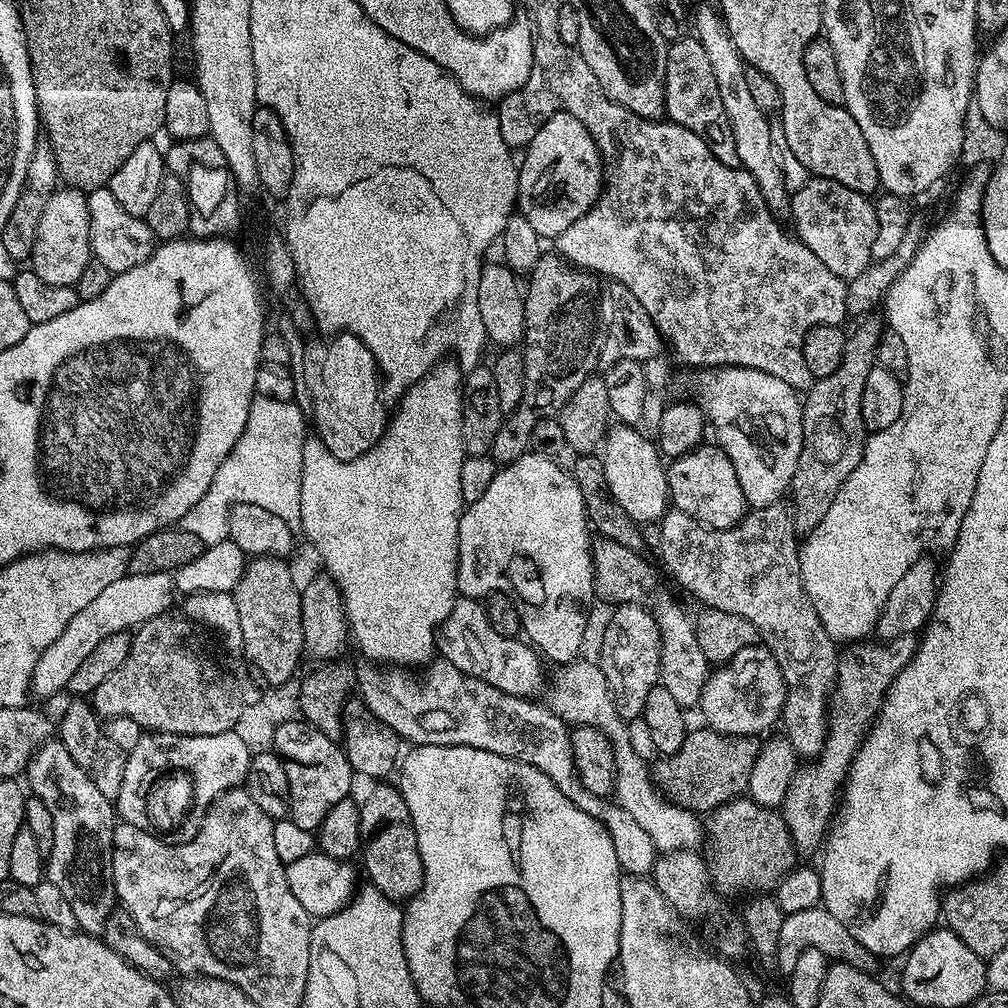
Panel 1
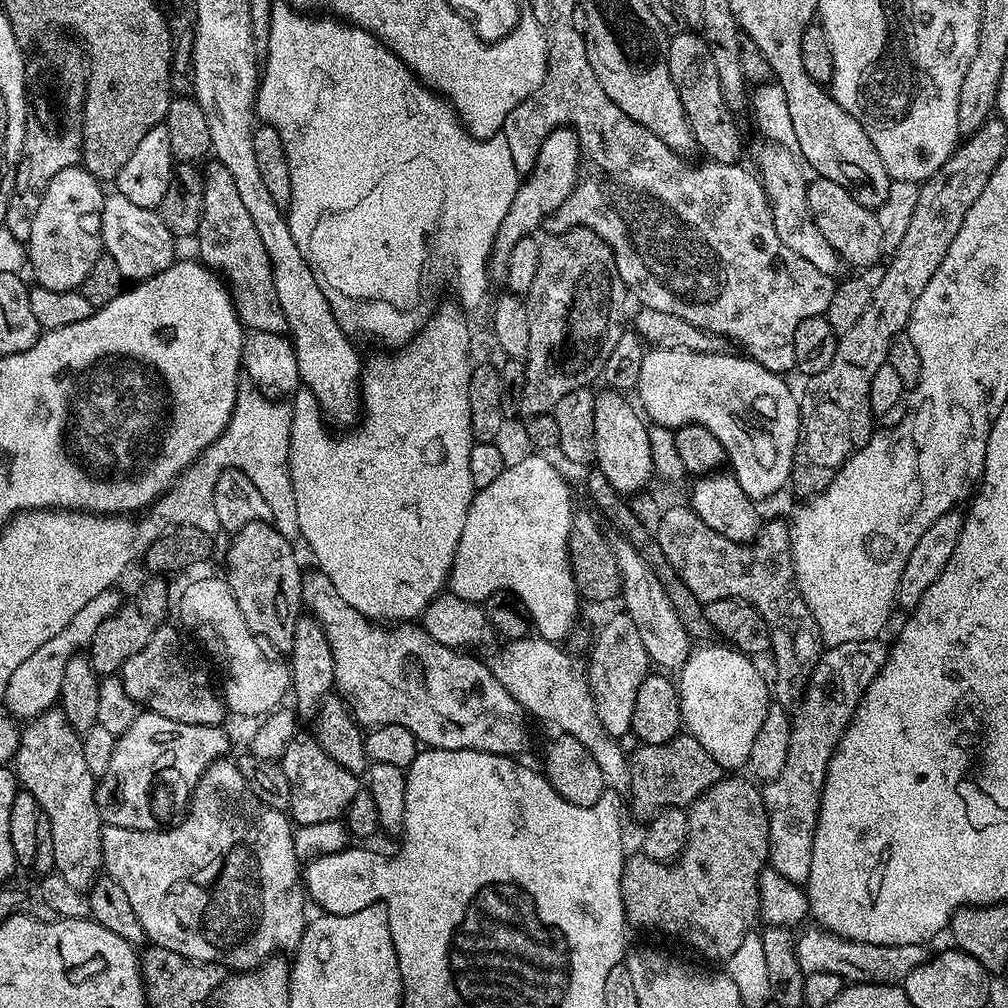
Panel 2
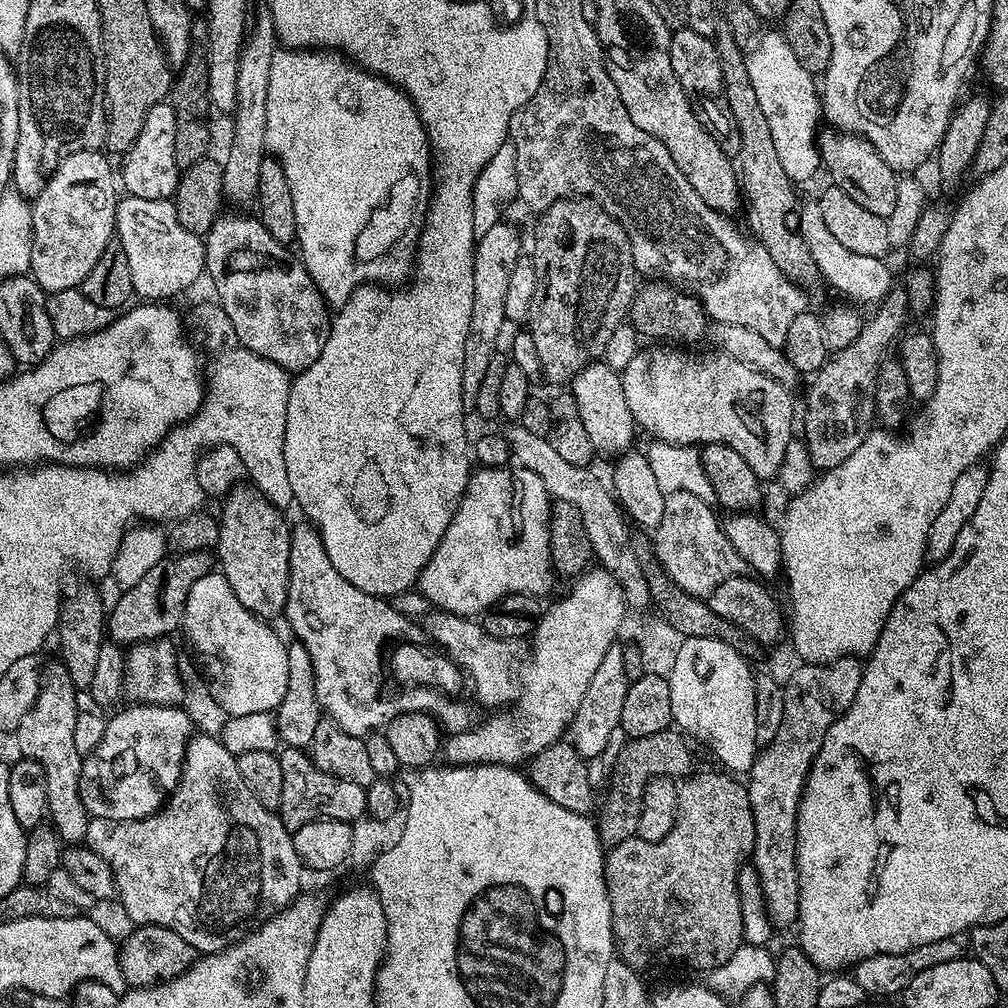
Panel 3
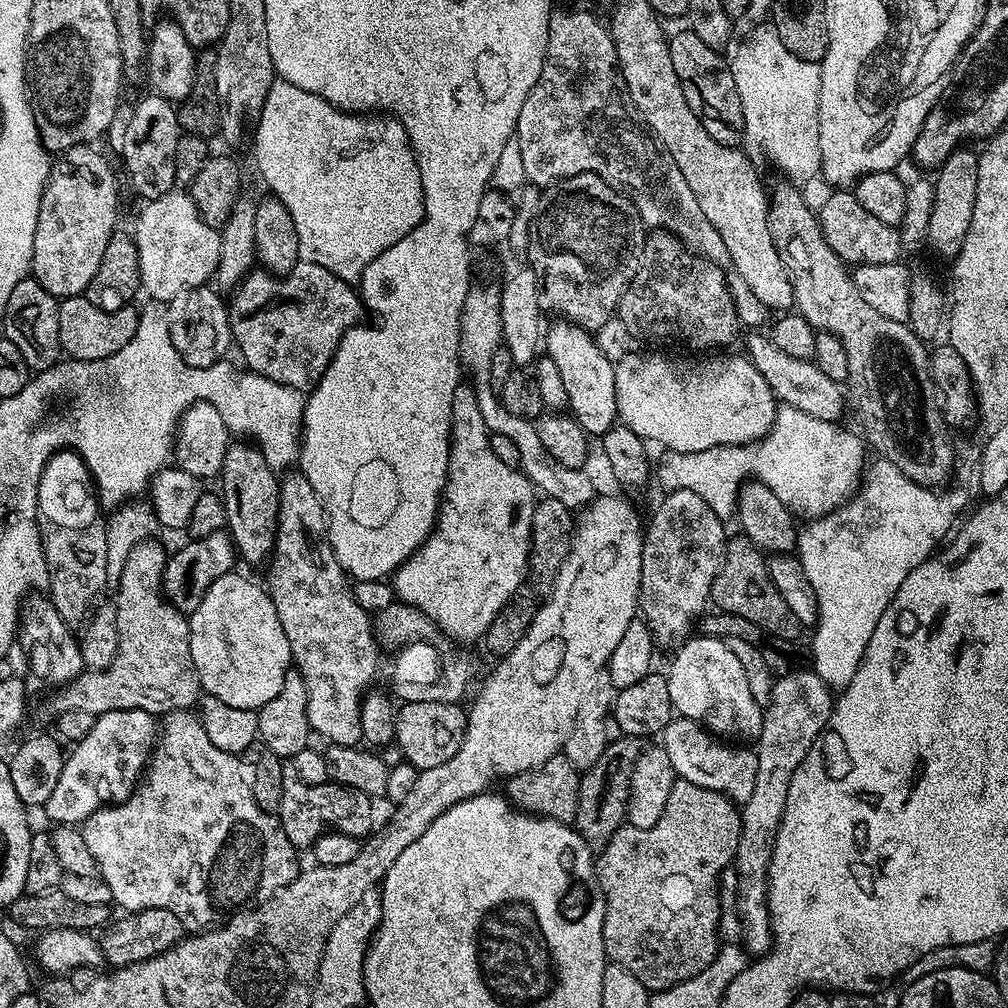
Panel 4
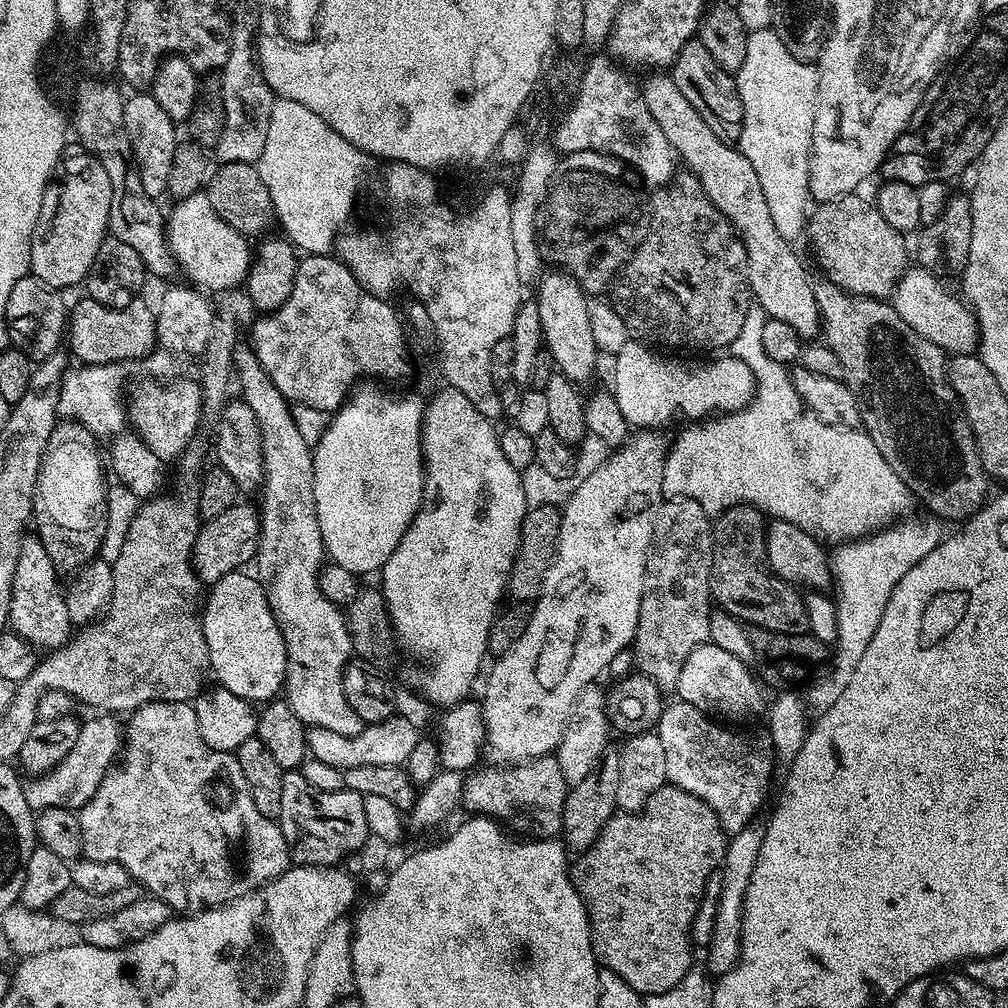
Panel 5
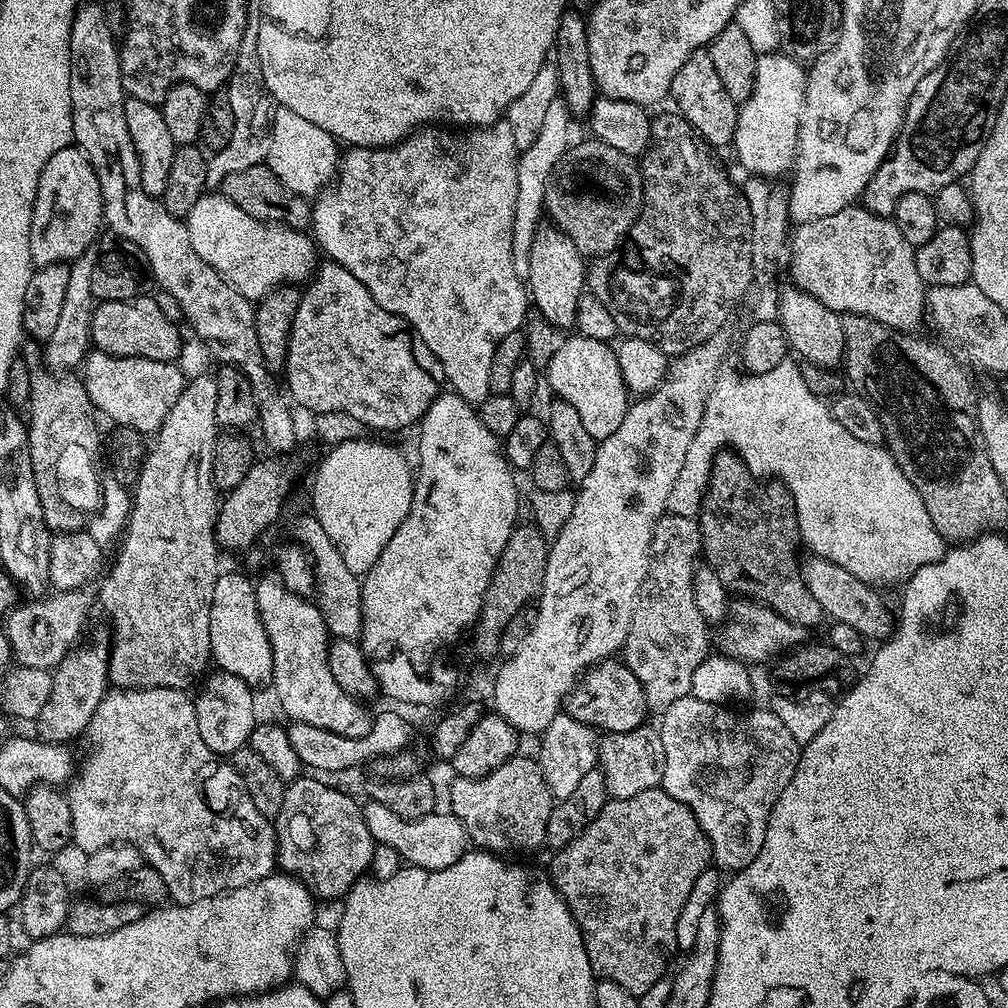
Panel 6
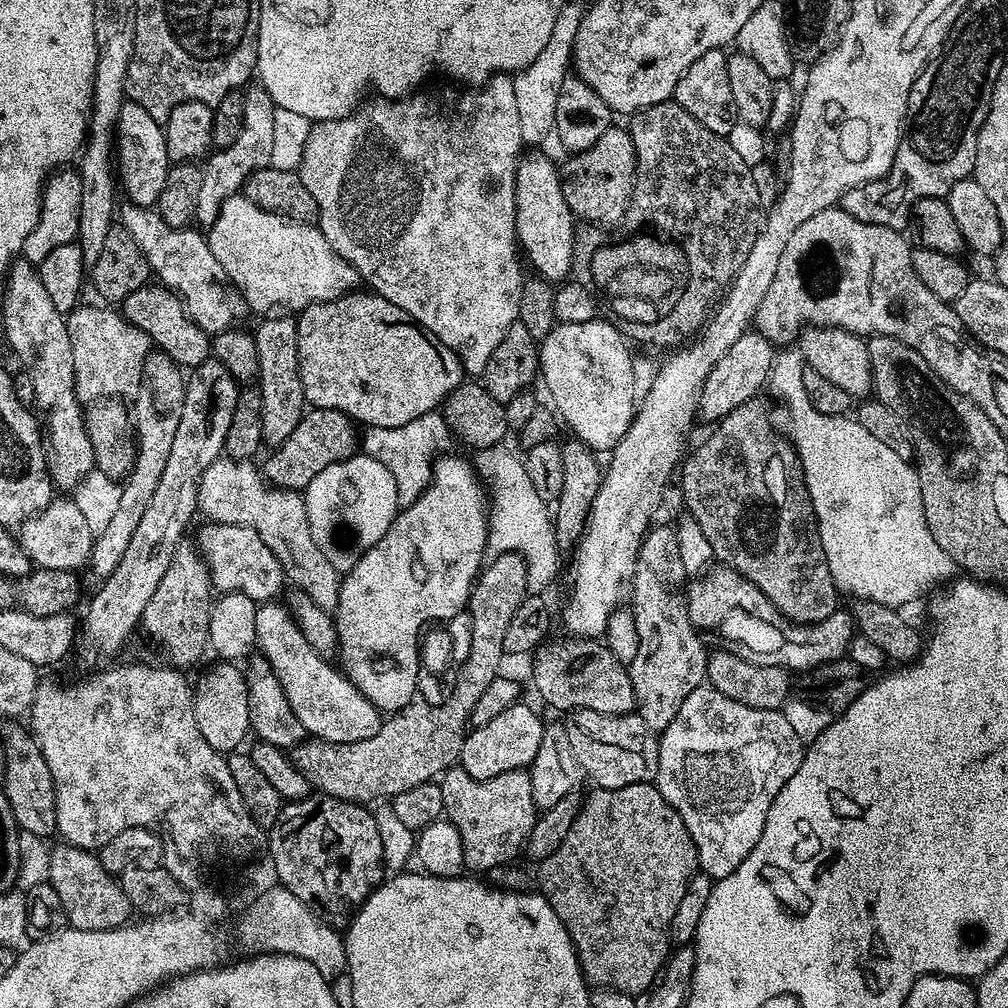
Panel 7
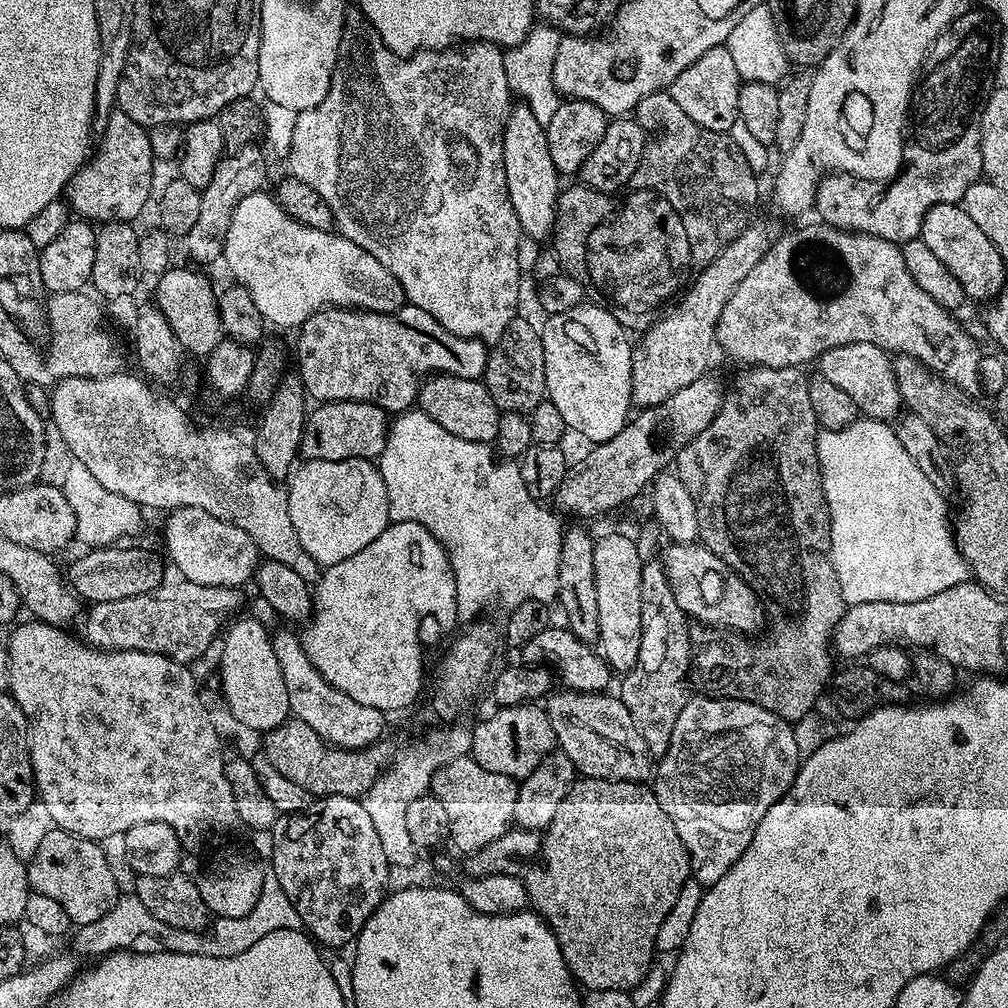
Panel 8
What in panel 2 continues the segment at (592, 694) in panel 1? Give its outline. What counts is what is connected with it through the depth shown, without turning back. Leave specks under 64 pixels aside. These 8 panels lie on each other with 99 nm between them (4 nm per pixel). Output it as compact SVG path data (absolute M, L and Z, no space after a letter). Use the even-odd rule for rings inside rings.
M539 638L508 640L501 646L500 652L493 654L490 667L494 678L506 686L510 698L517 700L525 713L553 724L563 735L578 738L578 742L594 754L594 762L598 762L598 770L602 770L605 785L617 794L627 793L632 783L628 769L630 760L626 752L624 756L624 748L620 745L623 743L608 735L602 722L598 722L585 665L581 661L579 664L570 653L560 648L563 647L559 643Z

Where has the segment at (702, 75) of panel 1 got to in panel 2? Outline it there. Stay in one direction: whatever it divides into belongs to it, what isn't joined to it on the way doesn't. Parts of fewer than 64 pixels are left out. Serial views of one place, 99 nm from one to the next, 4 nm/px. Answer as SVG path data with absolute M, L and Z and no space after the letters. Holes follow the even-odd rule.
M696 30L675 33L668 41L668 65L670 78L682 98L682 106L692 127L699 151L704 151L709 161L718 164L739 164L740 151L744 144L740 141L740 128L732 117L733 109L724 102L722 82L718 82L718 69L714 67L714 57L703 35Z

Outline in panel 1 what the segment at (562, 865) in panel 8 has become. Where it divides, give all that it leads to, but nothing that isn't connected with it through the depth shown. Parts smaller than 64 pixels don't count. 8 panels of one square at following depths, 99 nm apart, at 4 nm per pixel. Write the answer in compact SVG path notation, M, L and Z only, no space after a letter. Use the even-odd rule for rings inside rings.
M737 798L725 804L718 805L706 820L706 844L712 847L712 860L710 856L710 879L720 894L725 897L743 894L764 894L775 889L781 878L791 872L798 864L798 853L792 845L790 830L786 826L779 811L764 808L755 804L751 798Z

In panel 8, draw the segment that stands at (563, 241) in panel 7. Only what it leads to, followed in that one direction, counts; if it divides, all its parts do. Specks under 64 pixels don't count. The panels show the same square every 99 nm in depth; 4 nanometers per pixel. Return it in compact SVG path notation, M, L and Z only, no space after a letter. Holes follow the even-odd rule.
M523 102L509 107L508 120L502 134L502 166L508 175L508 197L514 214L518 214L520 231L532 240L549 239L556 226L556 198L558 173L546 146L546 134L534 114Z

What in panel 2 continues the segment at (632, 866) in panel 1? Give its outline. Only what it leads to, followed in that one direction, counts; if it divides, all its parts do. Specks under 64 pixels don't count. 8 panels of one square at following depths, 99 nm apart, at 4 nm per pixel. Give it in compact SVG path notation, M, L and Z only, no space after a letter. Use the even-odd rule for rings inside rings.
M312 570L312 573L307 573L304 576L304 581L302 582L302 604L305 609L313 616L316 621L320 623L322 626L322 630L326 634L326 642L330 642L330 650L334 654L334 678L336 679L336 683L334 685L335 691L339 694L340 697L344 700L344 703L348 705L348 709L352 711L352 716L356 720L357 724L363 726L365 729L371 730L381 724L397 724L398 726L406 726L406 730L410 730L414 735L416 735L417 741L421 745L430 747L430 748L441 748L442 750L470 750L473 748L474 750L478 750L479 752L493 752L494 754L498 754L499 756L510 756L515 757L516 752L520 752L524 747L528 744L528 720L529 717L526 715L524 707L518 703L514 698L510 698L510 694L506 690L506 686L502 686L502 682L498 682L498 678L494 678L494 674L492 673L491 667L487 663L484 664L480 660L475 660L472 657L472 654L469 654L464 650L457 650L455 648L451 648L450 646L442 646L442 642L434 642L434 638L430 638L430 634L426 634L423 630L423 627L417 626L412 622L400 622L395 626L385 626L383 623L377 622L375 620L369 620L368 617L363 616L354 608L354 606L350 606L350 602L345 602L339 594L338 590L334 590L334 582L330 582L330 578L326 578L326 574L319 570Z

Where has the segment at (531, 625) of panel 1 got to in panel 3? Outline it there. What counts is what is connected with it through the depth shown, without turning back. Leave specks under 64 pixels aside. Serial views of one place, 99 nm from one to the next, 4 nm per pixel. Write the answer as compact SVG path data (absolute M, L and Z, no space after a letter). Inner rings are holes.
M519 466L477 467L468 477L468 489L438 550L422 570L418 591L439 611L469 618L487 612L510 592L543 597L548 572L553 571L548 529L551 515L552 500L538 474Z

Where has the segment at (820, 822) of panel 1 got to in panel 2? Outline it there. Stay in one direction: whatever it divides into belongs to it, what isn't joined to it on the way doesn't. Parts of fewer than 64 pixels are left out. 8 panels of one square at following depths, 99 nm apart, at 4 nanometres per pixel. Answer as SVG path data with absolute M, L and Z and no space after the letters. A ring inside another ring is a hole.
M877 638L875 640L863 640L862 642L842 642L841 644L834 644L825 647L823 651L821 651L820 661L814 666L814 670L808 679L806 690L794 708L792 729L790 730L790 750L786 754L786 766L782 766L782 774L778 774L778 778L767 781L761 789L764 809L768 815L768 864L774 870L778 870L778 874L782 874L787 880L794 882L795 884L799 884L801 886L807 885L808 879L810 878L810 858L812 857L812 851L814 850L814 830L816 829L816 823L818 822L820 792L824 789L824 779L826 778L826 770L828 769L830 758L834 754L834 750L838 746L838 742L842 738L842 734L848 728L848 724L852 720L852 715L856 713L856 707L859 706L865 690L870 686L870 682L874 682L874 678L882 670L884 663L888 661L889 645L887 643L883 644L882 641L883 639Z

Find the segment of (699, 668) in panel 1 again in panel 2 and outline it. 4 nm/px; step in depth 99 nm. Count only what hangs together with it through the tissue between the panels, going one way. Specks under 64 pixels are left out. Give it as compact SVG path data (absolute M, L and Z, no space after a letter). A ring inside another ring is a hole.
M616 538L611 541L611 545L620 571L619 599L624 600L623 611L627 612L630 618L634 618L634 626L638 626L638 635L642 638L642 646L646 646L649 661L655 667L657 664L660 667L657 669L660 670L679 670L688 657L690 637L682 626L670 598L667 597L662 582L658 582L658 574L650 570L642 554L638 554L638 550L634 550L628 540Z

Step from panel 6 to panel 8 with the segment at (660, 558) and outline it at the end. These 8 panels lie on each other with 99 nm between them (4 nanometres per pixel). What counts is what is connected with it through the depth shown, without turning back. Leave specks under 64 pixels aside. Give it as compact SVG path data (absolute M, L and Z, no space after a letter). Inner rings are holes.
M645 563L641 576L641 650L637 664L621 679L624 681L618 695L626 710L630 710L630 718L636 720L649 752L659 758L666 754L670 734L674 734L674 722L678 722L678 714L682 714L682 706L686 706L690 698L690 692L684 687L690 684L692 637L689 617L684 615L678 602L674 602L663 563Z

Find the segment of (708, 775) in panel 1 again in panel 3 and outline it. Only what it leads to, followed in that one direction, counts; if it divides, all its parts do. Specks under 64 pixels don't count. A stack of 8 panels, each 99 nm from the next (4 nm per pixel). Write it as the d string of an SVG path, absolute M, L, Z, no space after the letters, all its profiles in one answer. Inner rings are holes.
M679 731L646 734L646 738L628 738L623 742L625 744L616 756L612 781L608 784L608 793L604 796L604 805L600 808L600 820L598 819L600 843L605 849L618 846L618 842L626 842L626 838L636 835L638 818L642 814L644 791L650 781L655 780L657 776L684 778L693 771L689 741Z

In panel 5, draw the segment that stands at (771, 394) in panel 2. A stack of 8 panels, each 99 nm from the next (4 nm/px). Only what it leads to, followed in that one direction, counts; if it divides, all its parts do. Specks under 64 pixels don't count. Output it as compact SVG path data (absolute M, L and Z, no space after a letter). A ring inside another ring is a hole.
M629 338L626 346L615 353L616 369L612 372L610 391L616 397L618 410L622 410L622 418L636 430L660 430L671 422L675 416L684 415L688 422L700 422L717 414L739 412L750 403L756 393L756 379L748 366L736 356L724 354L721 360L708 360L699 364L696 360L675 360L675 355L659 356L655 347L649 346L635 338Z

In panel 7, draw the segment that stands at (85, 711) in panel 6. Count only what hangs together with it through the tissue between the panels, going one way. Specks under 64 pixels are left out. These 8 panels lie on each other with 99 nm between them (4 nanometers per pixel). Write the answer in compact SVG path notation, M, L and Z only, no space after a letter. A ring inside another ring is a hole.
M209 358L191 369L184 389L182 422L178 422L178 430L174 433L174 446L170 450L170 458L166 458L166 470L162 470L162 478L158 478L158 490L154 490L154 498L150 498L146 514L142 514L134 529L130 546L126 546L126 554L122 554L122 562L118 562L118 566L114 566L114 574L99 585L100 589L88 604L84 620L82 616L78 628L78 653L88 670L107 665L111 661L108 659L141 623L146 602L154 598L154 590L158 590L158 582L162 582L166 566L170 566L177 548L181 547L183 540L180 539L192 515L197 515L196 490L200 478L211 464L221 459L224 452L226 430L230 430L237 395L238 381L220 360Z

